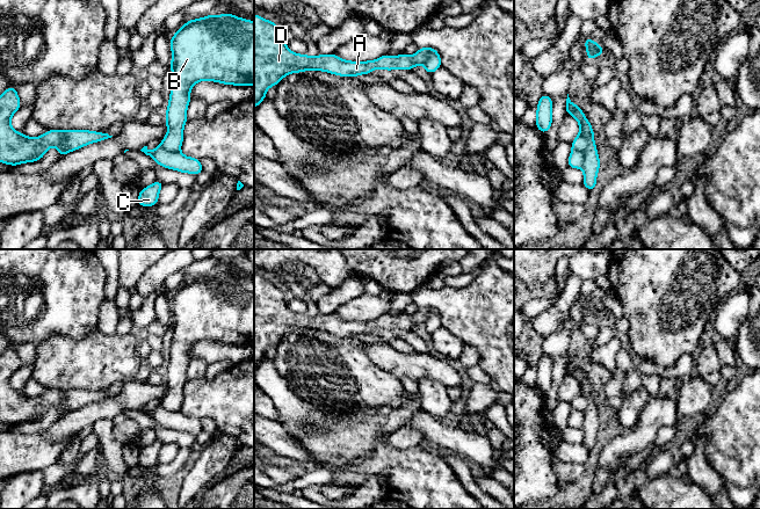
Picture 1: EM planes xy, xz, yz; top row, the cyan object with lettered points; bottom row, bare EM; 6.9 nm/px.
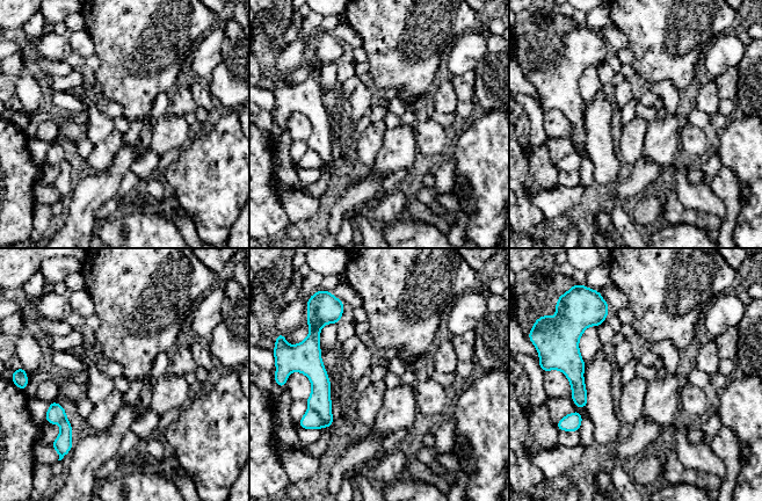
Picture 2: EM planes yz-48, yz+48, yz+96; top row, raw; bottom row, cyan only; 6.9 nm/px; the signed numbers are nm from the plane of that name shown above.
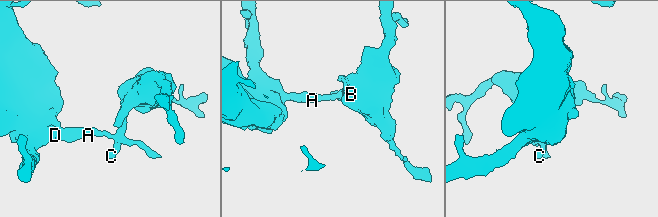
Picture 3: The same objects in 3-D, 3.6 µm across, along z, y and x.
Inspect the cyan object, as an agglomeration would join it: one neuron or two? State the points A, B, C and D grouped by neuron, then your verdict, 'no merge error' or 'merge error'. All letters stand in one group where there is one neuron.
A D / B C; merge error

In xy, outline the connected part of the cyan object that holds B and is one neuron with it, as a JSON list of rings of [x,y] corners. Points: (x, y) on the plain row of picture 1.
[[[232,274],[209,275],[189,279],[169,299],[172,308],[173,343],[166,370],[167,394],[160,405],[171,412],[180,412],[183,401],[183,387],[191,347],[202,341],[216,341],[224,344],[254,344],[254,282]]]

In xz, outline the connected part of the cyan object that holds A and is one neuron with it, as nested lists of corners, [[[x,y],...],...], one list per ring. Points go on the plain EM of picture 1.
[[[254,274],[254,368],[266,358],[269,347],[276,346],[290,333],[316,329],[340,336],[359,336],[370,334],[375,328],[408,330],[425,323],[427,314],[432,311],[436,310],[427,306],[418,308],[414,315],[385,314],[369,321],[343,320],[334,313],[316,317],[298,314],[287,307],[283,292],[275,282]]]

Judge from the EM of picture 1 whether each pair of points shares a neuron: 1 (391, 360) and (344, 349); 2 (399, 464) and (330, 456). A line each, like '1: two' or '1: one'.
1: two
2: one

